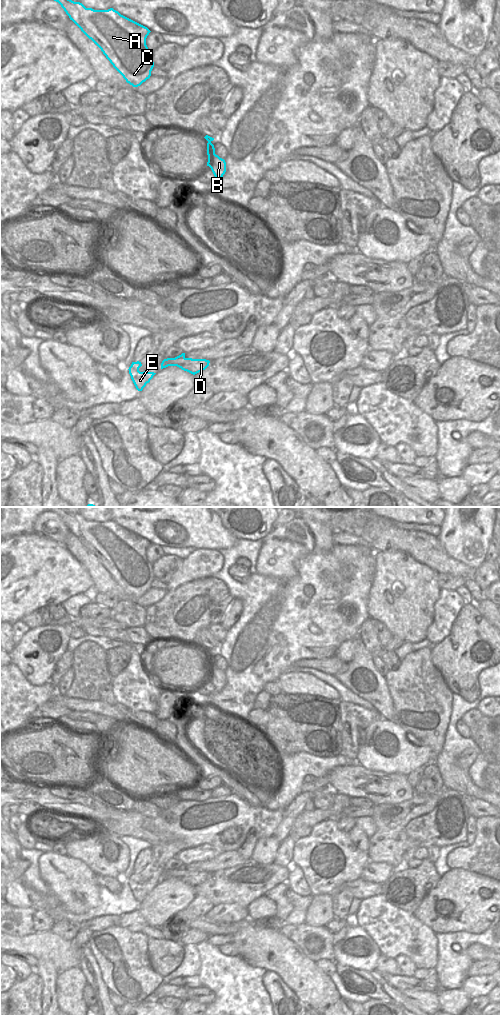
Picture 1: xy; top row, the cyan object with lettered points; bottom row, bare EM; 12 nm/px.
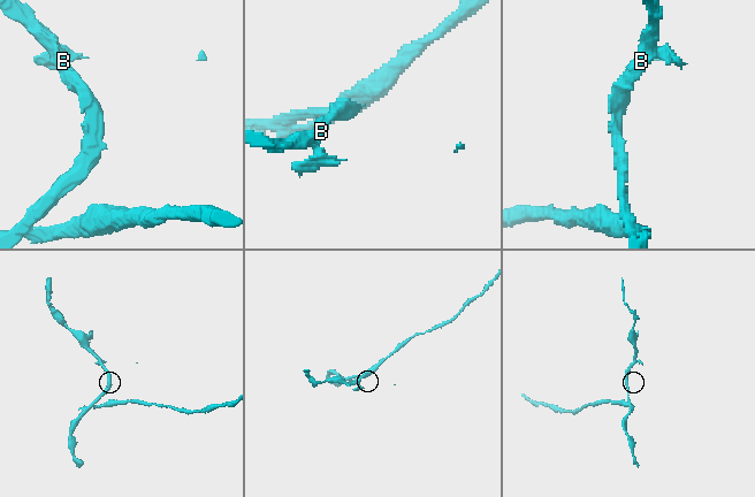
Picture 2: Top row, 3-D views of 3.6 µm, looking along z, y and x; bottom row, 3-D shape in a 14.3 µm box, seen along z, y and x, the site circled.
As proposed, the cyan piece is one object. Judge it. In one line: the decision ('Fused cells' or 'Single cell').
Fused cells

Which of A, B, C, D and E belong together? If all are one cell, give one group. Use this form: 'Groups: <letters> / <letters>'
Groups: A B C E / D

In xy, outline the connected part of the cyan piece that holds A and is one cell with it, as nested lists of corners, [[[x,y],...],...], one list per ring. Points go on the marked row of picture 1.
[[[54,0],[58,2],[81,31],[103,52],[113,67],[133,87],[140,86],[151,76],[154,67],[153,53],[146,45],[146,38],[151,32],[147,27],[121,15],[118,11],[94,10],[86,8],[80,2],[72,0]]]

